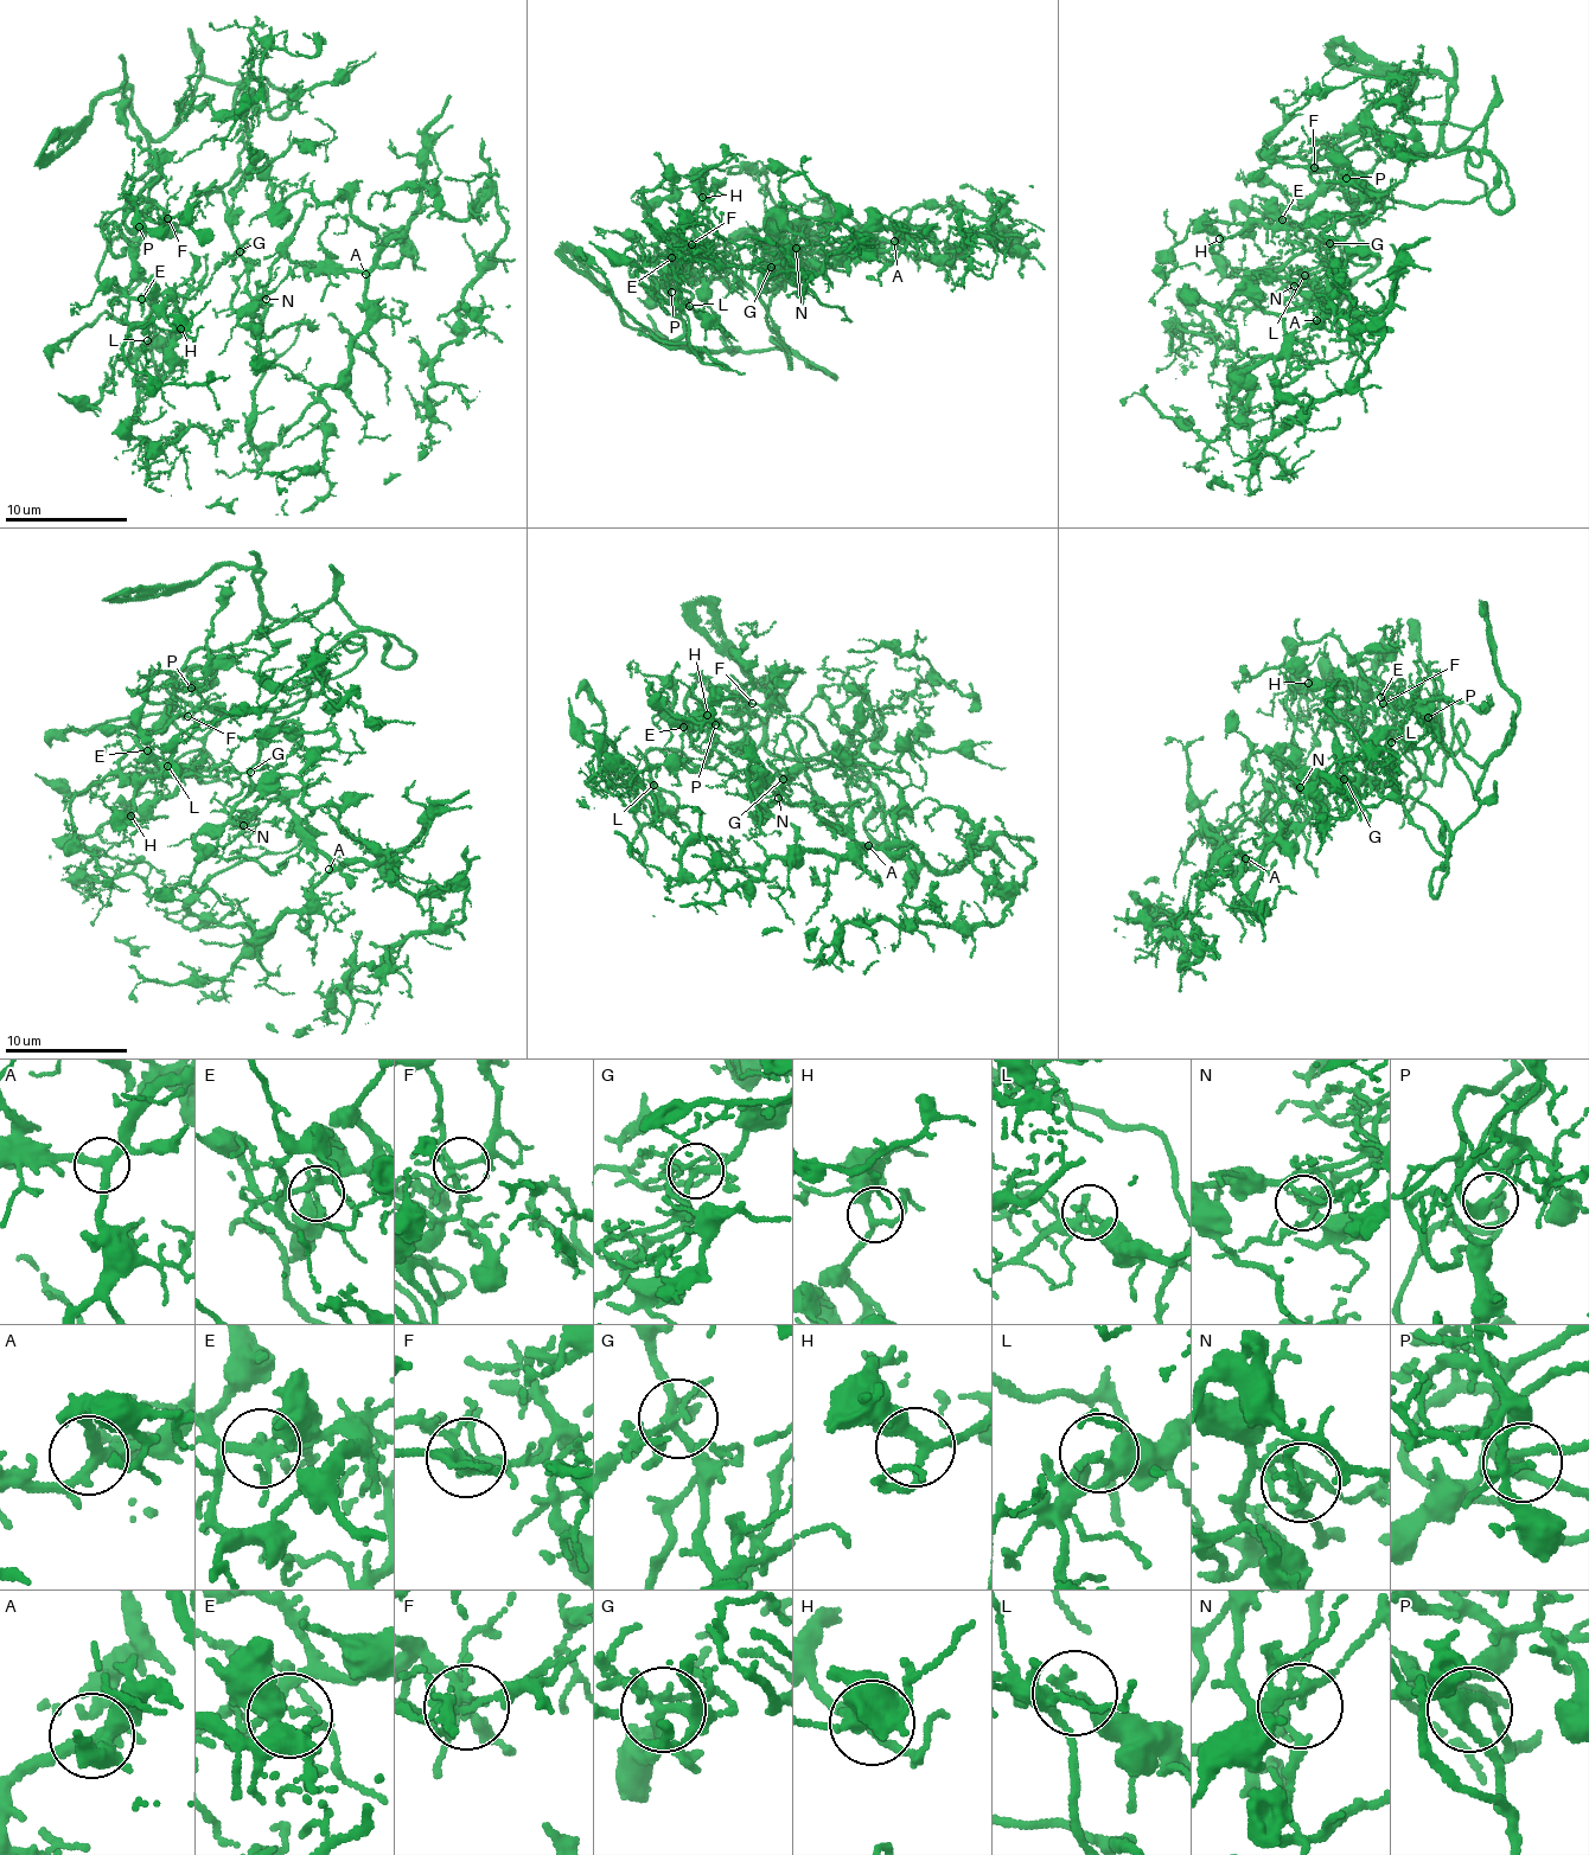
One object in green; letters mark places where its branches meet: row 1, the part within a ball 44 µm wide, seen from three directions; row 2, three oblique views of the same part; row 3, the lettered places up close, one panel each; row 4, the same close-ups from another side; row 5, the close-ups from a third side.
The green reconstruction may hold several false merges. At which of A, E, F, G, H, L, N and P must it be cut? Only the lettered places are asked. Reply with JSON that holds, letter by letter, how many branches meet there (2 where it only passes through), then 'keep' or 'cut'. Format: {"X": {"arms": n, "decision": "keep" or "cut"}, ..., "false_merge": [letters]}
{"A": {"arms": 3, "decision": "keep"}, "E": {"arms": 4, "decision": "keep"}, "F": {"arms": 6, "decision": "keep"}, "G": {"arms": 6, "decision": "keep"}, "H": {"arms": 3, "decision": "keep"}, "L": {"arms": 2, "decision": "keep"}, "N": {"arms": 5, "decision": "cut"}, "P": {"arms": 3, "decision": "keep"}, "false_merge": ["N"]}

